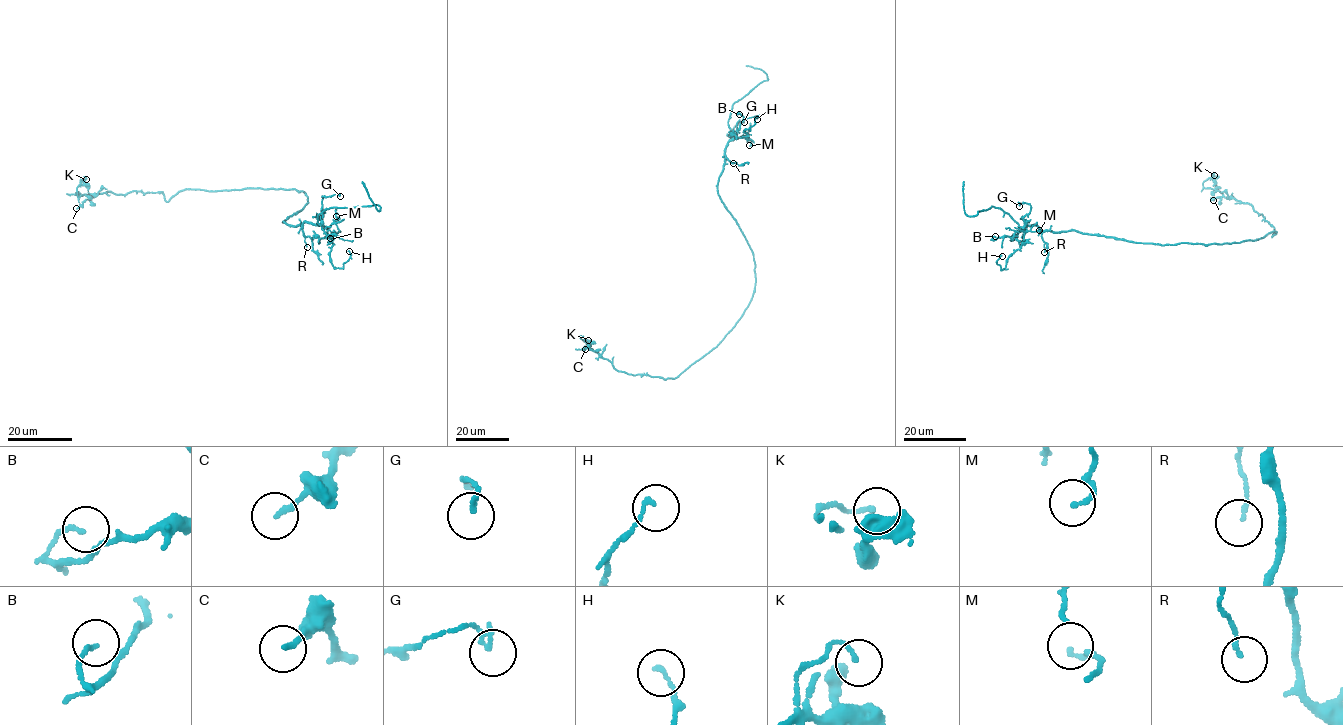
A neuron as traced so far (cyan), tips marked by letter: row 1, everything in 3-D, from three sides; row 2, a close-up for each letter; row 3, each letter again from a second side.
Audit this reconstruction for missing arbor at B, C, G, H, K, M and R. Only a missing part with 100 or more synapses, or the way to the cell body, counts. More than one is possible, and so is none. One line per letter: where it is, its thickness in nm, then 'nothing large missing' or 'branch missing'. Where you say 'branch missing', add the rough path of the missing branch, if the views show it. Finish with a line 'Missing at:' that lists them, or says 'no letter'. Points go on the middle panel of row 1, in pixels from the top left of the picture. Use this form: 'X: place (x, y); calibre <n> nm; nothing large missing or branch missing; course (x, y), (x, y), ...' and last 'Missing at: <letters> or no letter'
B: place (739, 114); calibre 120 nm; nothing large missing
C: place (585, 349); calibre 160 nm; nothing large missing
G: place (744, 122); calibre 150 nm; nothing large missing
H: place (757, 119); calibre 130 nm; nothing large missing
K: place (588, 340); calibre 120 nm; nothing large missing
M: place (749, 145); calibre 120 nm; nothing large missing
R: place (733, 163); calibre 110 nm; nothing large missing
Missing at: no letter

